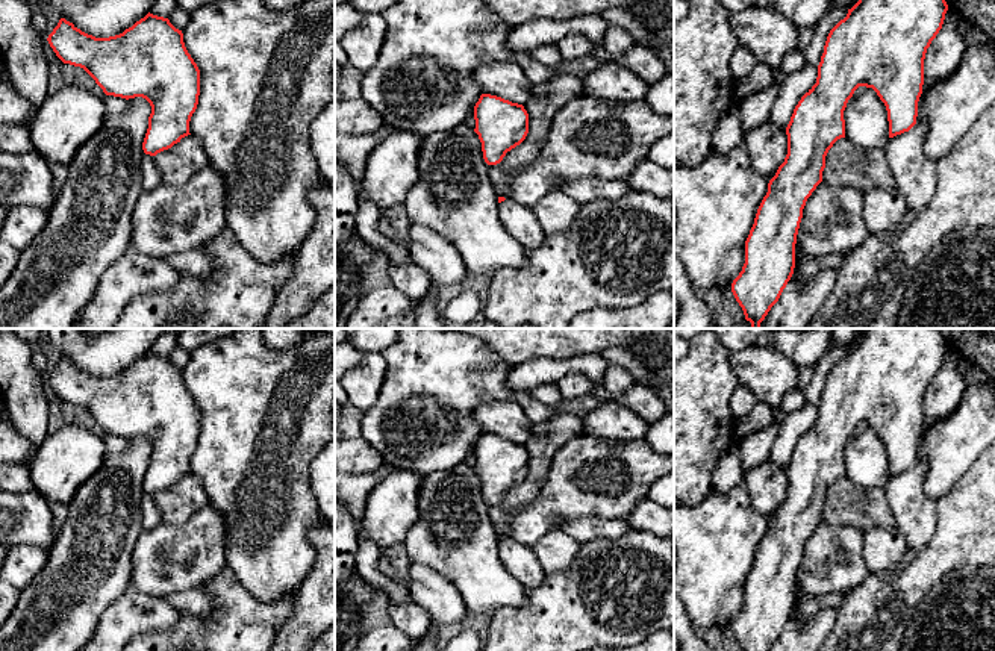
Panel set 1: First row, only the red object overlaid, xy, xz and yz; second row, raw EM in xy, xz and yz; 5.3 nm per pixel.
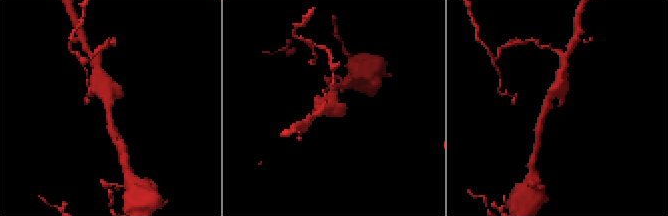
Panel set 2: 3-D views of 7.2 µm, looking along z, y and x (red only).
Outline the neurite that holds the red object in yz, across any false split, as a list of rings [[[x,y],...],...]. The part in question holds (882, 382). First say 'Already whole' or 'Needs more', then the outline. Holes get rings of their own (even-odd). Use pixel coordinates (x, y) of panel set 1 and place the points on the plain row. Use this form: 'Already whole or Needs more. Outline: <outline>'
Already whole. Outline: [[[857,329],[859,341],[828,372],[816,422],[801,436],[786,466],[788,494],[768,522],[754,563],[745,580],[745,603],[731,622],[731,631],[744,651],[769,651],[778,640],[795,607],[795,583],[807,537],[822,521],[825,495],[833,483],[845,477],[844,450],[859,425],[872,427],[884,442],[889,477],[909,471],[916,463],[918,441],[924,424],[927,388],[942,368],[948,344],[937,329]]]

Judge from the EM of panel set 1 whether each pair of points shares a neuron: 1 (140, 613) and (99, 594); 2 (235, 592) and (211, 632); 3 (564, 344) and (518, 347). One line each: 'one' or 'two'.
1: two
2: one
3: one

